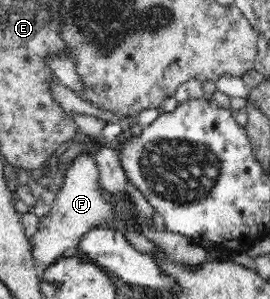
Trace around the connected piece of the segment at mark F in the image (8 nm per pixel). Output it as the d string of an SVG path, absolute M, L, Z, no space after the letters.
M93 152L79 153L66 166L63 186L56 194L48 214L41 218L38 229L29 238L35 265L43 264L49 267L60 257L73 253L83 234L94 229L100 221L107 221L108 217L112 216L111 207L103 198L99 178L99 169Z

